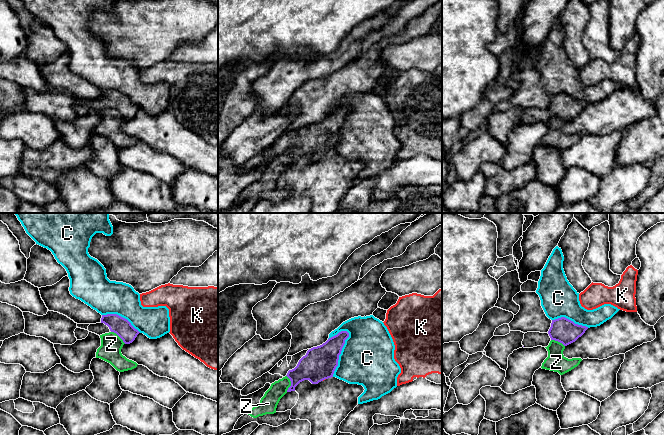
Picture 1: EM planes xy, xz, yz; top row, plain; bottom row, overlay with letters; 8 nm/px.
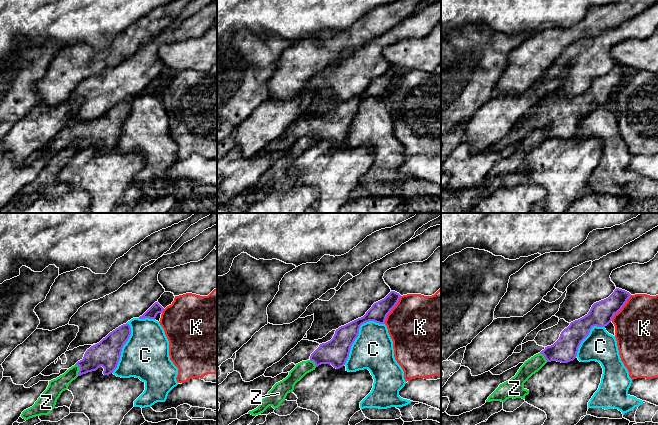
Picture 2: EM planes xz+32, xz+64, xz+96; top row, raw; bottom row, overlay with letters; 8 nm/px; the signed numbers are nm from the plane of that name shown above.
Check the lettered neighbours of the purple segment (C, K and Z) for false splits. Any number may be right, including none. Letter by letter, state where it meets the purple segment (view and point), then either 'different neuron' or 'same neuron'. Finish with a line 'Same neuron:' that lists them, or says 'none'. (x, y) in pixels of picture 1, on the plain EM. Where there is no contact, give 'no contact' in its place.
C: xz (340, 129) | different neuron
K: xz (323, 155) | different neuron
Z: xz (291, 159) | different neuron
Same neuron: none

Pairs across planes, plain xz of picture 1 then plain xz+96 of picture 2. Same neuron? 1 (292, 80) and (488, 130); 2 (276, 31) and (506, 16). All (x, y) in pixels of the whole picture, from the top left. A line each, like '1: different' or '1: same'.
1: different
2: same

